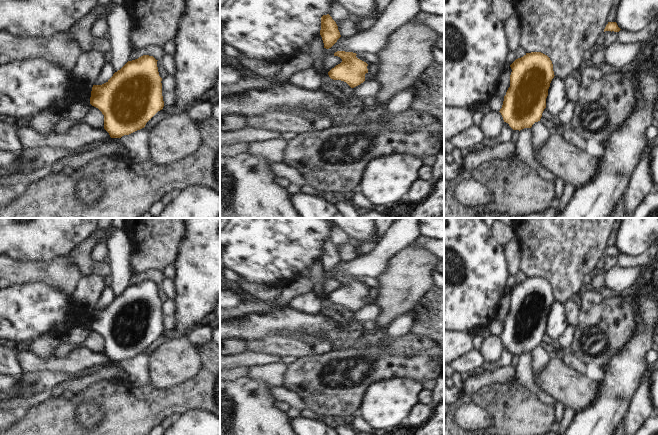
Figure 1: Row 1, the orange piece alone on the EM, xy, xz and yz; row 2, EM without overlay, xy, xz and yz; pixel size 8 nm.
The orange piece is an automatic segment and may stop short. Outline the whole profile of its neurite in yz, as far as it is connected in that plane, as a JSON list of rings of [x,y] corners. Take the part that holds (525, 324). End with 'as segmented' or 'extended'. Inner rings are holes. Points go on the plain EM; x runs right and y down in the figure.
[[[541,276],[526,277],[510,291],[510,311],[499,336],[504,346],[520,355],[540,345],[555,299],[552,285]]]; as segmented

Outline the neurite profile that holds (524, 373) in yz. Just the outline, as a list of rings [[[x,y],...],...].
[[[524,352],[520,354],[519,362],[516,365],[515,378],[525,387],[529,388],[534,392],[541,401],[546,404],[553,405],[558,400],[551,394],[541,389],[534,381],[534,371],[532,369],[532,354],[531,352]]]

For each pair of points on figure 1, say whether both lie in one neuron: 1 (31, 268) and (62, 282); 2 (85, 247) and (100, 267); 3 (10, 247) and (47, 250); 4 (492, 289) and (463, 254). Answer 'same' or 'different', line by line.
1: same
2: same
3: same
4: same

